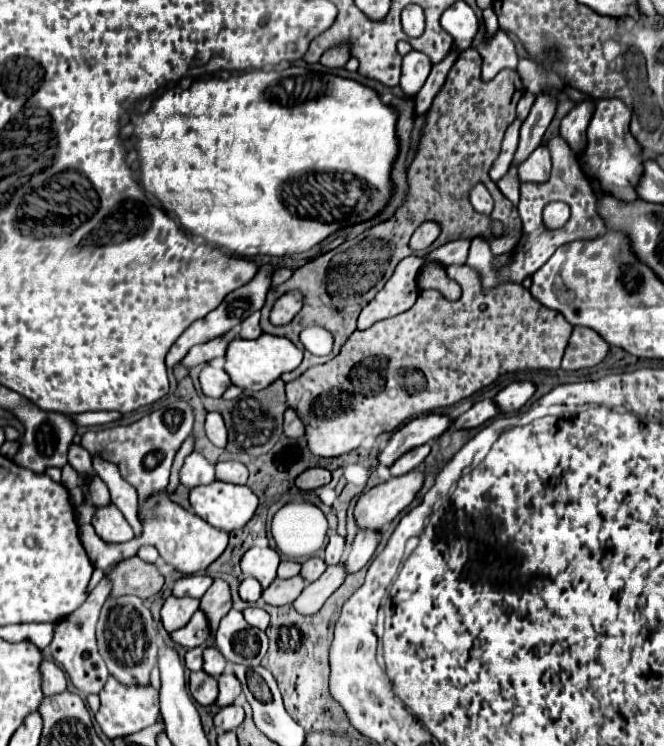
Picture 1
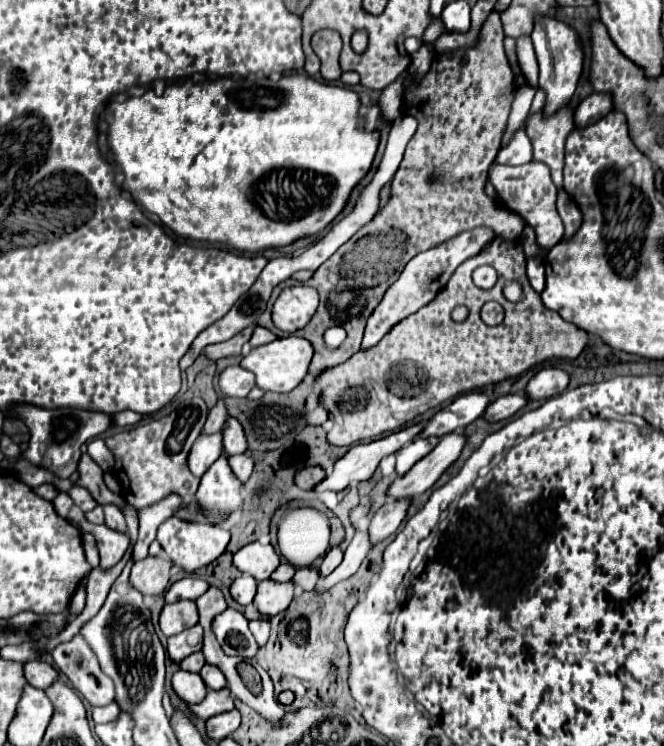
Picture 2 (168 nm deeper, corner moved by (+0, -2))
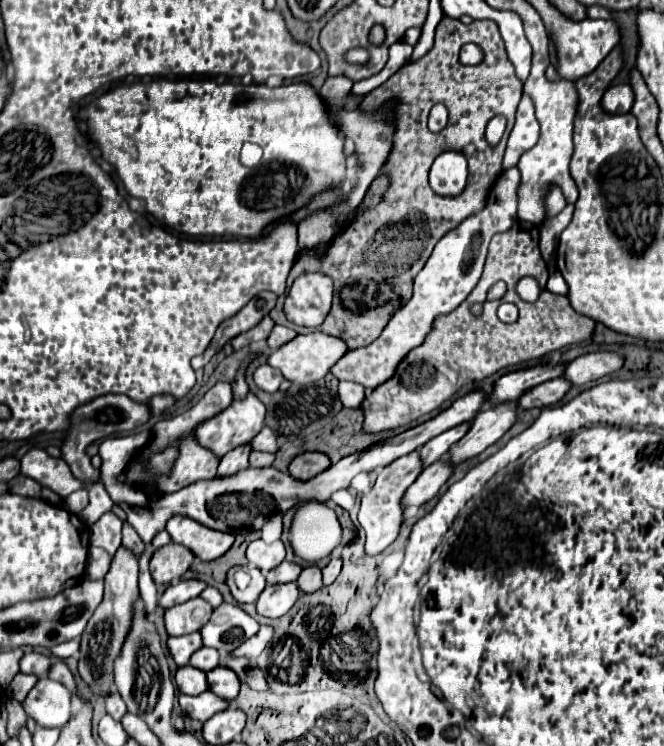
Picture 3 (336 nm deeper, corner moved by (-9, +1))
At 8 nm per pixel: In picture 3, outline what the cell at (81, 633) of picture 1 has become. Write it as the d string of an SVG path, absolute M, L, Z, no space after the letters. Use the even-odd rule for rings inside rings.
M110 692L110 694L106 694L104 696L104 700L106 700L106 712L114 718L114 720L120 720L124 714L126 714L126 706L124 706L124 700L120 698L120 694L118 692Z

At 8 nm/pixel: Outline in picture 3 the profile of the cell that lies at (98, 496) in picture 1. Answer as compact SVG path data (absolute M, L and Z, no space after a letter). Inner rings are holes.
M124 522L124 526L122 526L122 544L138 556L144 550L144 542L140 542L140 536L136 534L136 530L128 522Z

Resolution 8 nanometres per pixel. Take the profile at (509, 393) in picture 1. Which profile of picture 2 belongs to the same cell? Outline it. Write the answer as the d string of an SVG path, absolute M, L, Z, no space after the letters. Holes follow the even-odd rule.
M545 367L529 381L525 391L531 399L551 399L567 389L569 379L571 379L571 375L563 369Z

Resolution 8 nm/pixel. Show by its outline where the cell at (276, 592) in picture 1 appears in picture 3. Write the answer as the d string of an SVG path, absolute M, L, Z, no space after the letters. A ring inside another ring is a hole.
M296 582L266 586L260 598L256 600L256 610L266 618L280 618L294 606L294 602L298 600L298 594L300 590Z

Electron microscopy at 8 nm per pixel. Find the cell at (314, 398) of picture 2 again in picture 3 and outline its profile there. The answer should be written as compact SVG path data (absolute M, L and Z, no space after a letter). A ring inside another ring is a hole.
M340 382L338 384L338 398L344 408L358 408L364 398L364 386L356 382Z

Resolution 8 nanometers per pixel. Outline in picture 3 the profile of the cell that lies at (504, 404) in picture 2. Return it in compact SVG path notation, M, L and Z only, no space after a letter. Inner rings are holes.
M556 378L556 380L546 380L530 390L526 390L520 398L518 398L518 406L524 408L546 408L556 404L566 392L570 390L568 382L564 382L564 378Z

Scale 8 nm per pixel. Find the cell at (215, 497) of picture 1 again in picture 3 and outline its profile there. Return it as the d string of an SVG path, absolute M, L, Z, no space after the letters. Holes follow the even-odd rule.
M244 444L244 446L230 450L226 456L222 456L220 466L218 466L218 478L228 478L228 476L234 476L234 474L250 468L248 454L250 454L250 446Z

